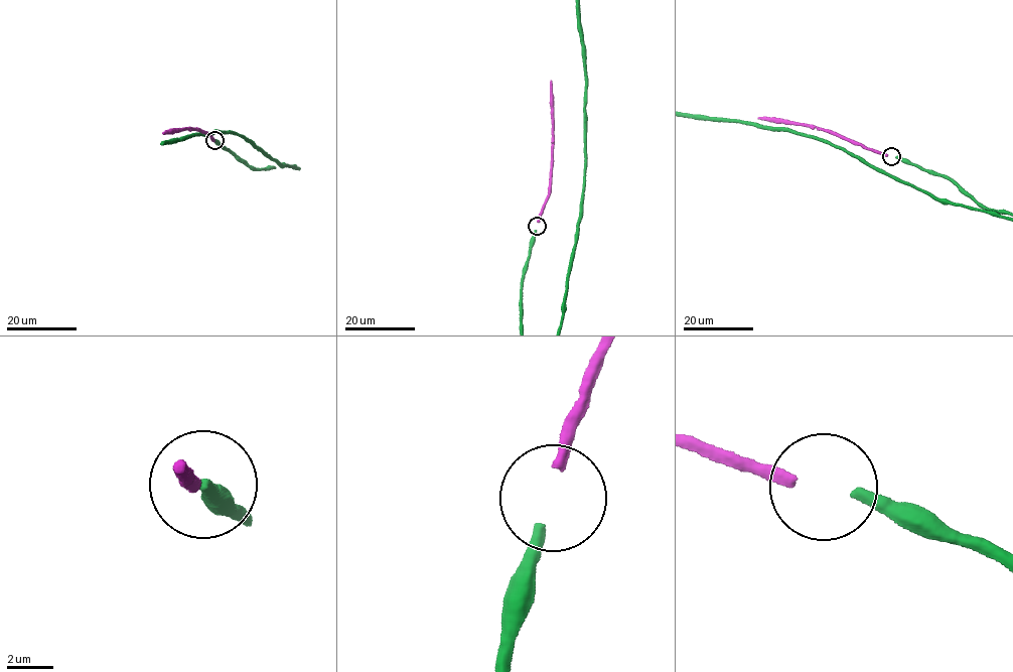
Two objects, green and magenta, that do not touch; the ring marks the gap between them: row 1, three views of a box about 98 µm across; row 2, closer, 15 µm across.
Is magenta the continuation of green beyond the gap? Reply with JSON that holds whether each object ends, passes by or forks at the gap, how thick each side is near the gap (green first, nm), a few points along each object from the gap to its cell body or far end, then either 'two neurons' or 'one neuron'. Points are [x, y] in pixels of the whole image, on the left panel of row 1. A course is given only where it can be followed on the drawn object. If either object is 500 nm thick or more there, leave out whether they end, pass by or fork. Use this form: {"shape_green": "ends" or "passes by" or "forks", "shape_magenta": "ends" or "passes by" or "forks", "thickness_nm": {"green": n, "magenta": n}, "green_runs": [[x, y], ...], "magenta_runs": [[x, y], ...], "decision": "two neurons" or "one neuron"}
{"shape_green": "ends", "shape_magenta": "ends", "thickness_nm": {"green": 440, "magenta": 440}, "magenta_runs": [[214, 140], [190, 128], [163, 133]], "decision": "one neuron"}

